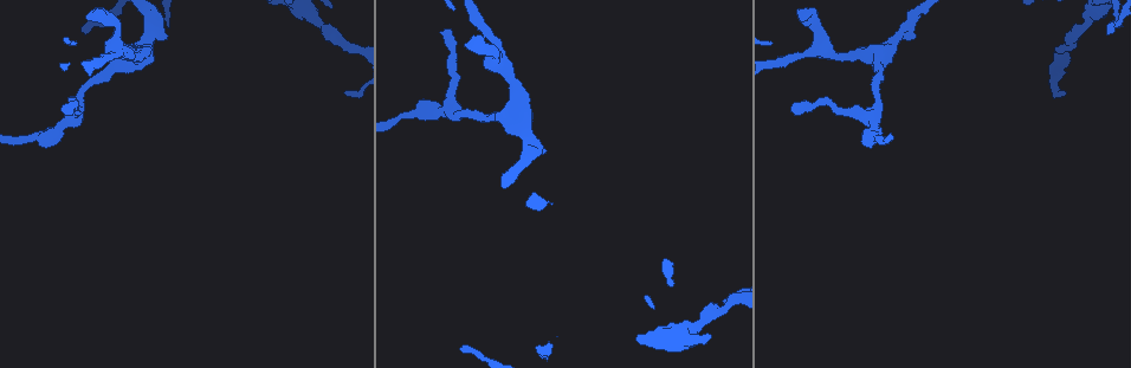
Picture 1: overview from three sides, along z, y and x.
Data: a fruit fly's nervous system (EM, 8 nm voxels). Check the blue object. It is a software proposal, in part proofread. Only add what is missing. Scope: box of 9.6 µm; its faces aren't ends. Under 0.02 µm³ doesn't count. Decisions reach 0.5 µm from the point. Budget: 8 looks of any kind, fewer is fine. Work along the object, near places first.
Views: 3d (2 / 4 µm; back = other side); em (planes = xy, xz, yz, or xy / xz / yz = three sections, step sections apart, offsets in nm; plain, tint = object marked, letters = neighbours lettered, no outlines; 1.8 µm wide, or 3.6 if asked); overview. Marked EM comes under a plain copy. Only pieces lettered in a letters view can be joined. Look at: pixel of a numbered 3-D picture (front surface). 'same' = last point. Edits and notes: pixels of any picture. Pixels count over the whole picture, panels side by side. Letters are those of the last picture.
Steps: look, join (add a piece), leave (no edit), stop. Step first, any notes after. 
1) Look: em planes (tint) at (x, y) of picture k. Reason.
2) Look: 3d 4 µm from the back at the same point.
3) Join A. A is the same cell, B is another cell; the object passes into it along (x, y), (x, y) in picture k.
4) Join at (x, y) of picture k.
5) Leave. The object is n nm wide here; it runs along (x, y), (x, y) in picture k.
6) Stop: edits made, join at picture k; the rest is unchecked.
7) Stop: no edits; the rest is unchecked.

Look: em yz step 4 (letters) at (345, 95) of picture 1. Long arm stops here.

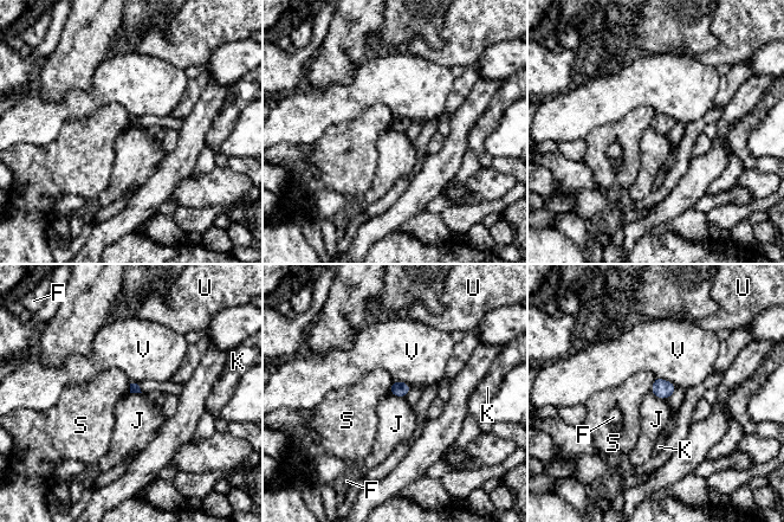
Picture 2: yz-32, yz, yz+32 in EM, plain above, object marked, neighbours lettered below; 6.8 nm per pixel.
Look: em planes (letters) at the same point. Cut it another way.

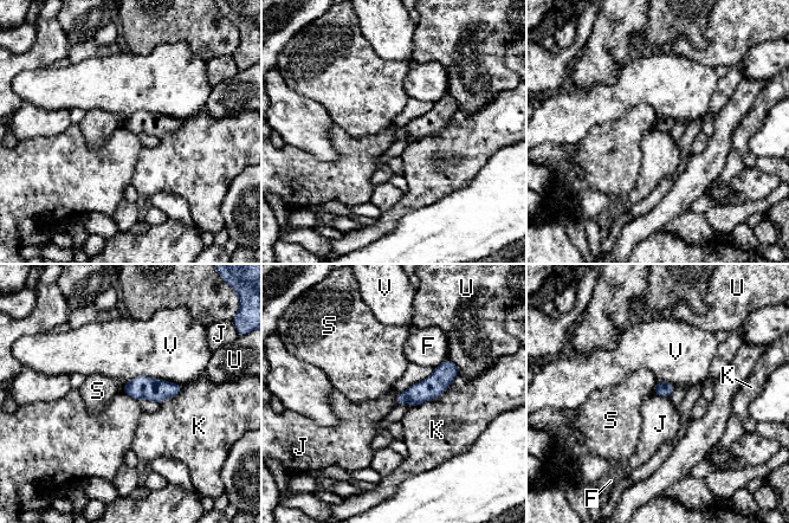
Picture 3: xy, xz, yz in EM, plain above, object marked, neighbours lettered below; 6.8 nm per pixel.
Leave. The object is 100 nm wide here; F, J, K, S, U and V are other cells; a border runs along (435, 367), (394, 405) in picture 3; none of them fits.

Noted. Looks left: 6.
Look: 3d 4 µm at (913, 39) of picture 1. An open end.

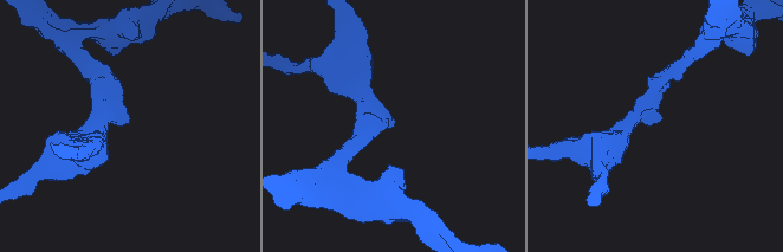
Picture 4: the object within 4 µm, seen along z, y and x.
Look: em planes (letters) at (126, 121) of picture 4.

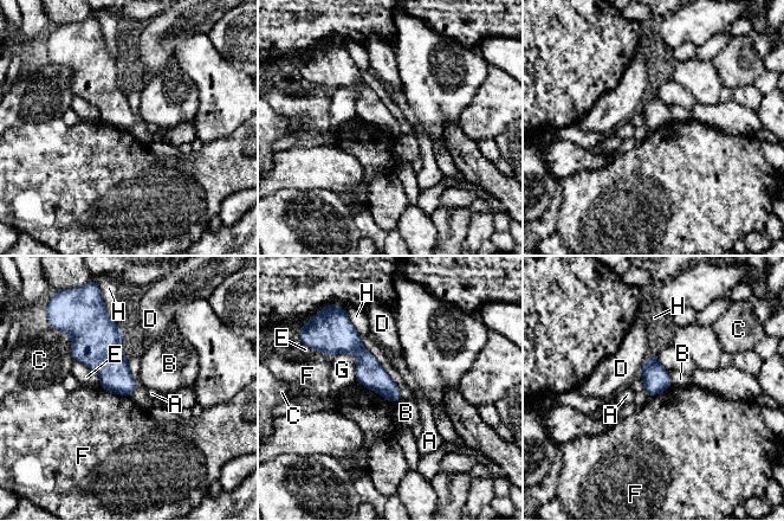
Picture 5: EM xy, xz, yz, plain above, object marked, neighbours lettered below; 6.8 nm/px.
Leave. A, B, C, D, E, F, G and H are other cells; no lettered piece goes on from it.

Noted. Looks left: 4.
Look: 3d 2 µm at (65, 112) of picture 1. Free end.

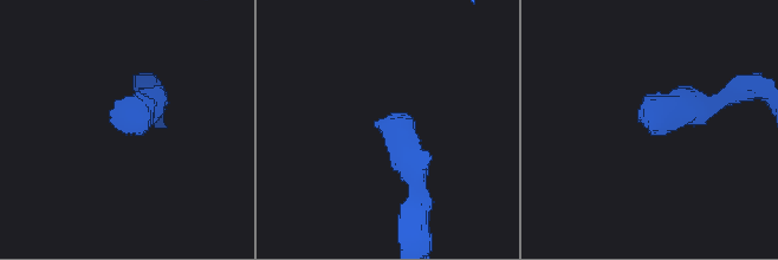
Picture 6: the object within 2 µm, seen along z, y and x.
Look: em planes (letters) at (638, 115) of picture 6.

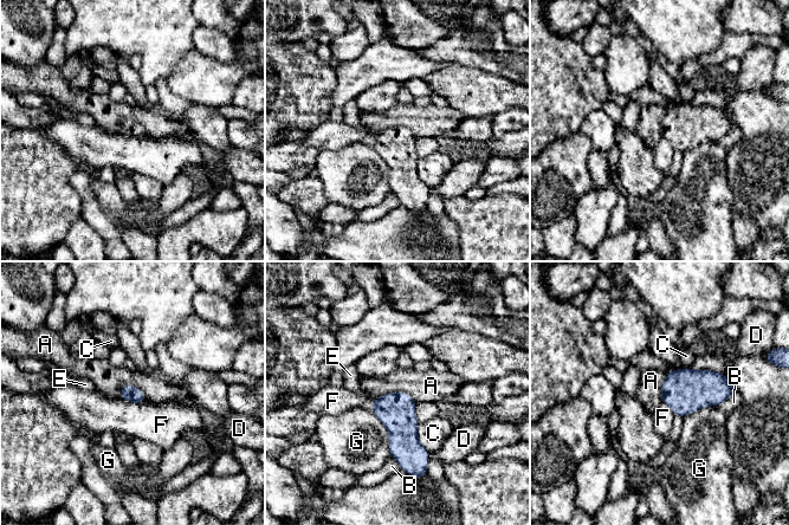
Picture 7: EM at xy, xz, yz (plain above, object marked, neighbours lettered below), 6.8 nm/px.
Leave. A, B, C, D, E, F and G are other cells; a border runs along (121, 387), (134, 384), (144, 401) in picture 7; no lettered piece goes on from it.

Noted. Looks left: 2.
Stop: no edits; the rest is unchecked.

